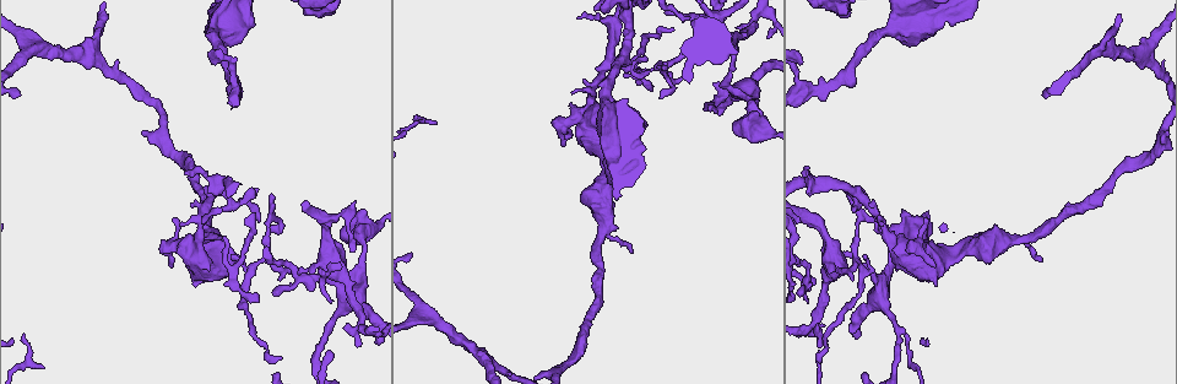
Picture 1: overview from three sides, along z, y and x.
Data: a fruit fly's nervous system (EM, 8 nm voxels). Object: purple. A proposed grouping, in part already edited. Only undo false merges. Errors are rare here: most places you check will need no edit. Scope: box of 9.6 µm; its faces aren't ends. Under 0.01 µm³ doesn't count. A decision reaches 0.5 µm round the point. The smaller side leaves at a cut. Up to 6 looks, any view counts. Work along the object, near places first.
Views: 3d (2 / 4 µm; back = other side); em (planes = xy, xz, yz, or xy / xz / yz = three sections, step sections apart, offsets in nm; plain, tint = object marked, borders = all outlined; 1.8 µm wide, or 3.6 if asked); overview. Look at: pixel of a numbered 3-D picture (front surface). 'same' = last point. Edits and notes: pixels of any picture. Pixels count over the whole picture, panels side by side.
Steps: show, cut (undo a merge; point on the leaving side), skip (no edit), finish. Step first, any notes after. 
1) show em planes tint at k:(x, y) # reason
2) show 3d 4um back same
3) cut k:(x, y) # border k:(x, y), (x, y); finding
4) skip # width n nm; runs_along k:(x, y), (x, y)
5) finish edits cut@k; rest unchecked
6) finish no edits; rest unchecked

show em 3.6um xz step 4 tint at 1:(215, 30) # calibre changes

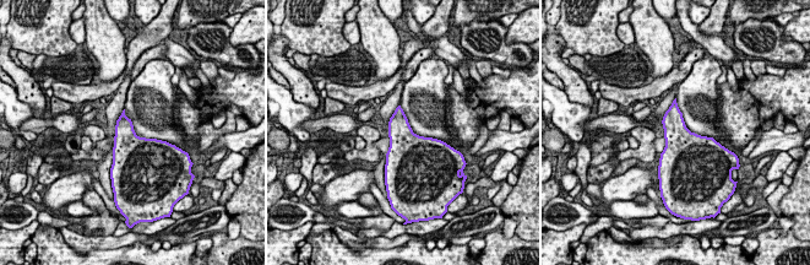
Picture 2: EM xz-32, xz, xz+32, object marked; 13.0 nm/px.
skip # continuous, no second neuron

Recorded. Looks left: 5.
show em yz step 8 tint at 1:(815, 321) # three arms meet

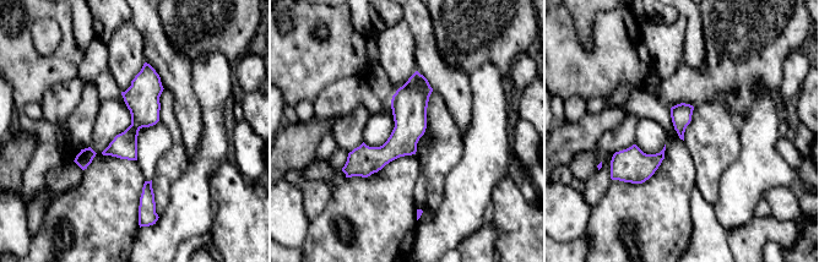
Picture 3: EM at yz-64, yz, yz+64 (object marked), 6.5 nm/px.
skip # runs_along 3:(419, 77), (410, 127), (348, 174); one neuron here

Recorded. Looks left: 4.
show em xz step 8 tint at 1:(36, 48) # branch point

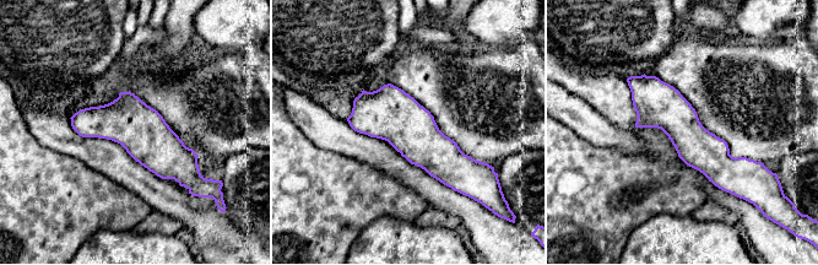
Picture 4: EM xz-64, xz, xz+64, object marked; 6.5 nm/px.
show em planes tint same # another direction

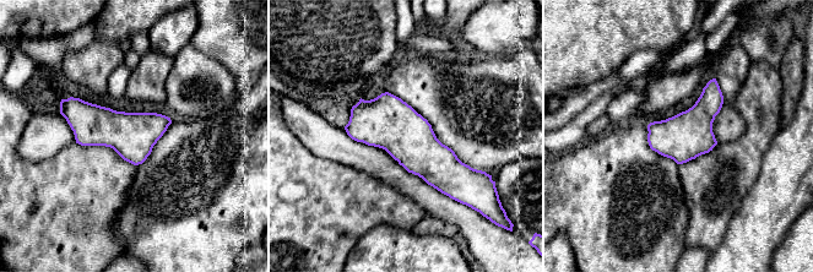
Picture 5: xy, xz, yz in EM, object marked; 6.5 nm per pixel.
skip # all the same neuron

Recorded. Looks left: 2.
finish no edits; rest unchecked

